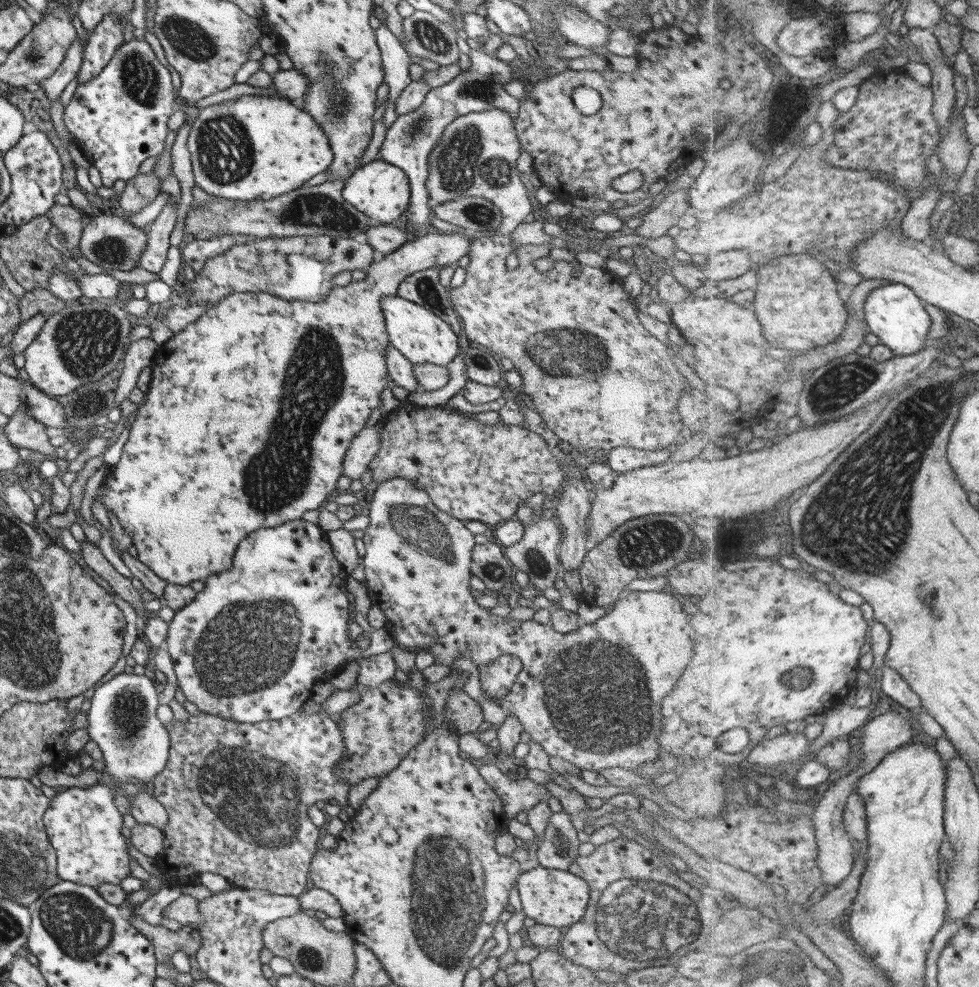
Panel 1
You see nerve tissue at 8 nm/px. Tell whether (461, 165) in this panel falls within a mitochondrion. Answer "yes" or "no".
yes

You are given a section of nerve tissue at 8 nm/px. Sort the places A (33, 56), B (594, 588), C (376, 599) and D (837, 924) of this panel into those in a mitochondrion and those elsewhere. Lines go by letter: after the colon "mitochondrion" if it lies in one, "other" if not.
A: mitochondrion
B: other
C: other
D: other

